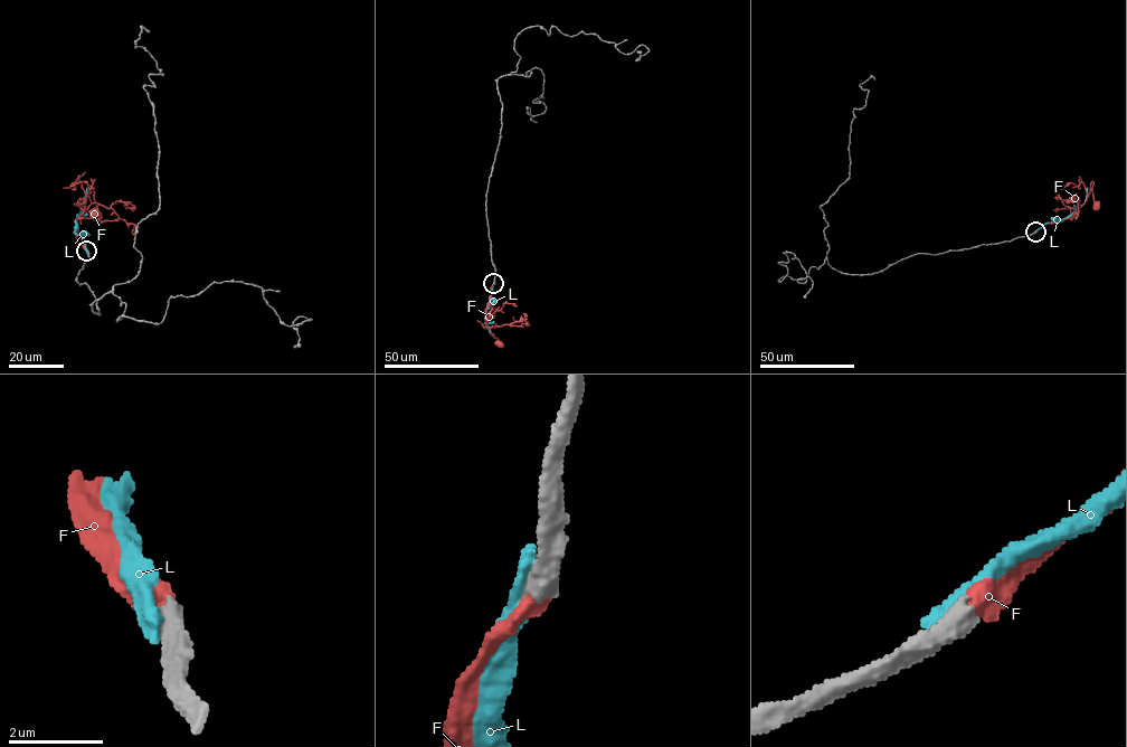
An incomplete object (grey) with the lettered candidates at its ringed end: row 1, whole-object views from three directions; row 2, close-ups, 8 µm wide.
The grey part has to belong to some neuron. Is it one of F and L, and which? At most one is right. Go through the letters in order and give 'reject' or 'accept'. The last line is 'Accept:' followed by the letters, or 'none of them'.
F: accept
L: reject
Accept: F

